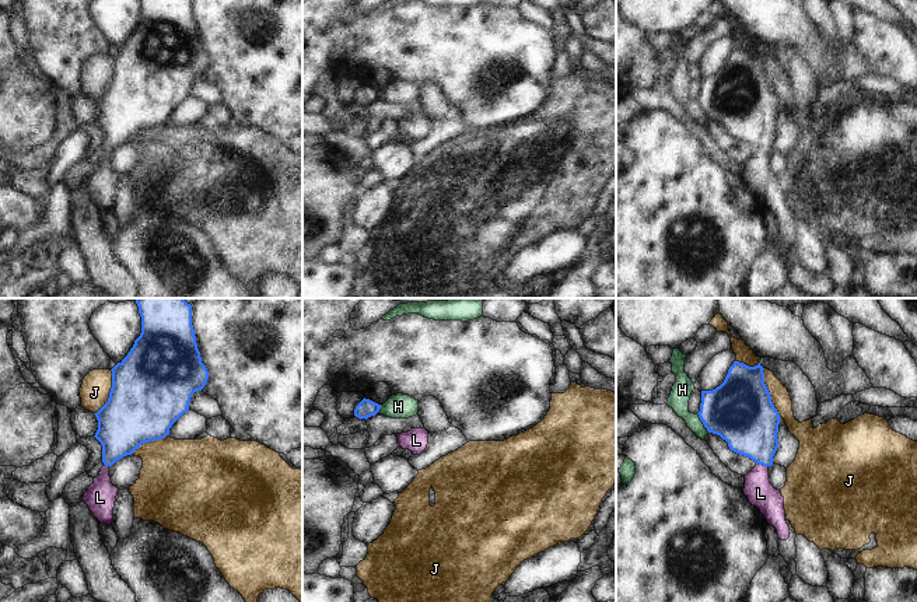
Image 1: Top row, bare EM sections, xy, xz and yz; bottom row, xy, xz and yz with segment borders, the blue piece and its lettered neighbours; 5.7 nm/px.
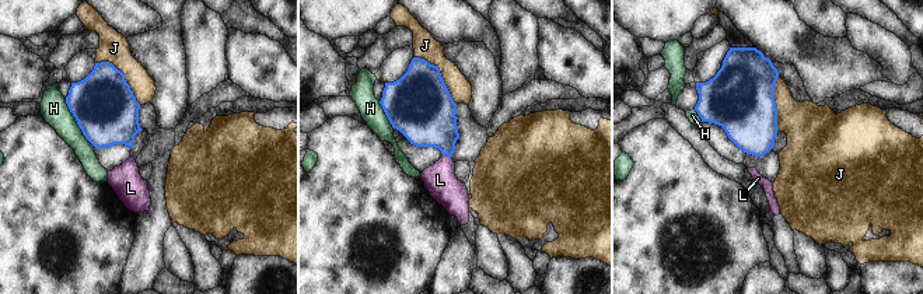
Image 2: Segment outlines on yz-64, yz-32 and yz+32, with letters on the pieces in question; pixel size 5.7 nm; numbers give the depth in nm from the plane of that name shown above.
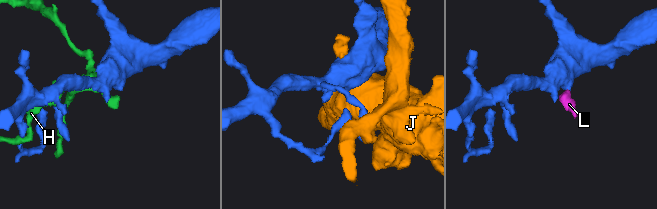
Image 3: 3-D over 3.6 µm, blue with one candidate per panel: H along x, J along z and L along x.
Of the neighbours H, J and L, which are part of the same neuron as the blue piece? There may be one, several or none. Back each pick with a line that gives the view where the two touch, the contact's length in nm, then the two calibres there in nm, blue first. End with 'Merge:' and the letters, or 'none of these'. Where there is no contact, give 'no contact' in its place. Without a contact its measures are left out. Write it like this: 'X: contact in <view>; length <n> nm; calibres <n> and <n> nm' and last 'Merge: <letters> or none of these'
L: contact in yz; length 80 nm; calibres 340 and 160 nm
Merge: L

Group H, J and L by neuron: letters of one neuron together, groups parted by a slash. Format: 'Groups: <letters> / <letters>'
Groups: H / J / L

